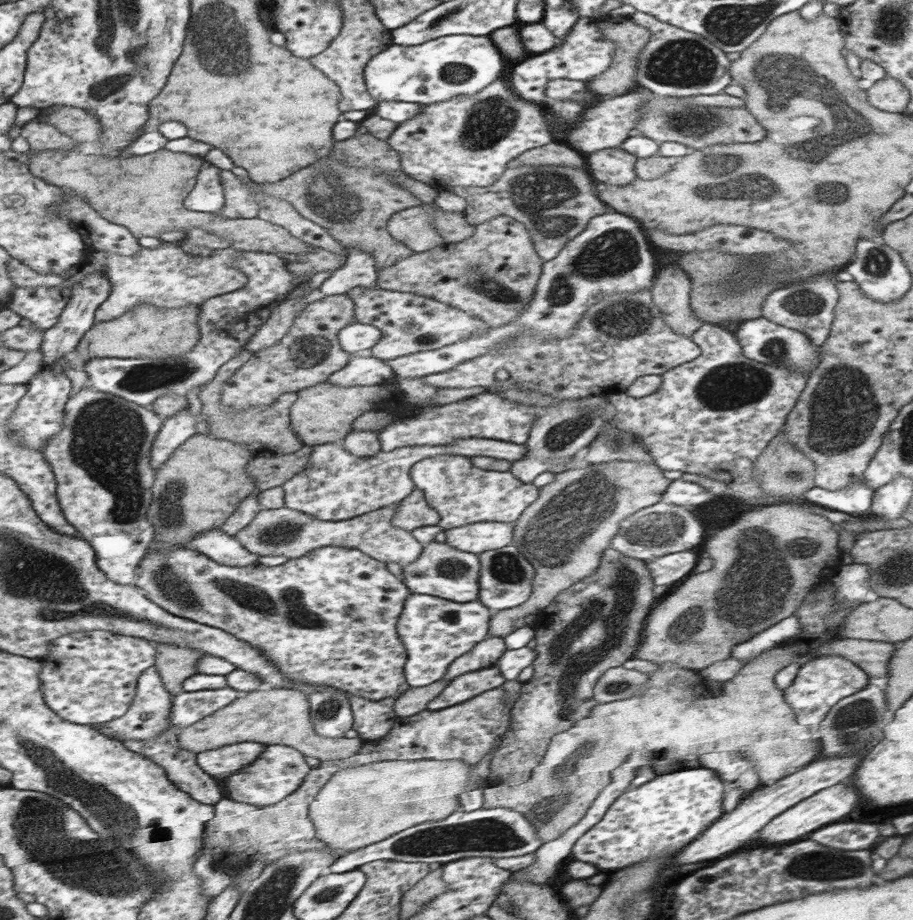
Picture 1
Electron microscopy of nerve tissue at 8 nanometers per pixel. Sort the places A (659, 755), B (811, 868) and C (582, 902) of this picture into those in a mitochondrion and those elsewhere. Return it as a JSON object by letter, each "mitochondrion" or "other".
{"A":"other","B":"mitochondrion","C":"other"}

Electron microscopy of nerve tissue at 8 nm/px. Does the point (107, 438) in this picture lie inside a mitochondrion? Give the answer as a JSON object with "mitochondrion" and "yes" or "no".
{"mitochondrion":"yes"}

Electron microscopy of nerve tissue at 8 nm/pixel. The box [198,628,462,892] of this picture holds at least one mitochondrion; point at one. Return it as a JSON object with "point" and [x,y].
{"point":[328,710]}

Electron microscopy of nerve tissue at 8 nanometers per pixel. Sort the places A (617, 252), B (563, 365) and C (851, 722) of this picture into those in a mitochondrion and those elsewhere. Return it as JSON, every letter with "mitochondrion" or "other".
{"A":"mitochondrion","B":"other","C":"mitochondrion"}

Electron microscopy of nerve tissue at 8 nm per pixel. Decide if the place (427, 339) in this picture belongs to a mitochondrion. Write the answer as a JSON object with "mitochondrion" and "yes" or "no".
{"mitochondrion":"yes"}

